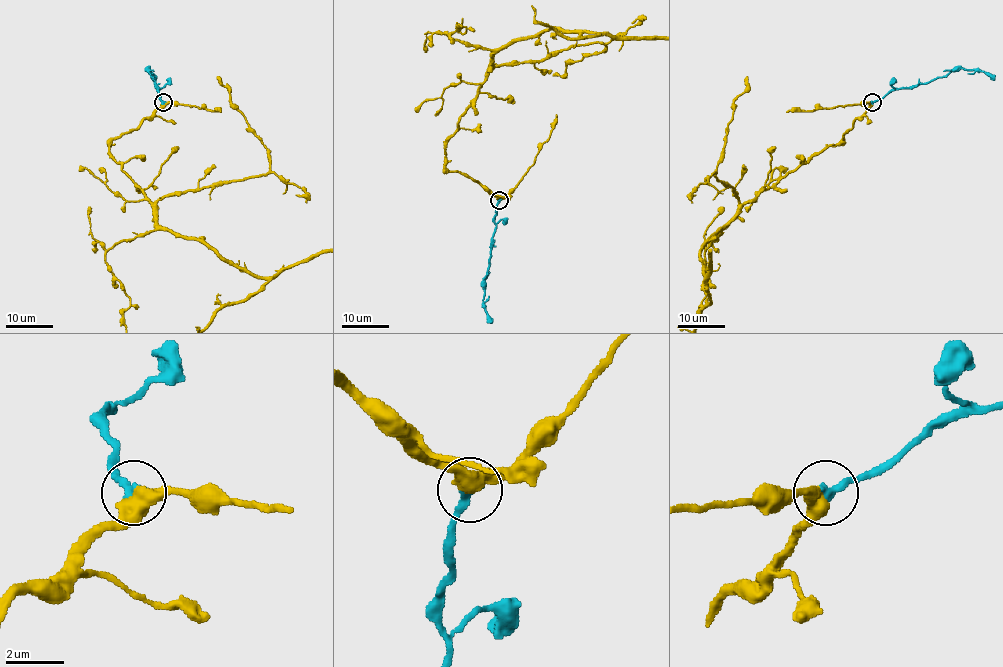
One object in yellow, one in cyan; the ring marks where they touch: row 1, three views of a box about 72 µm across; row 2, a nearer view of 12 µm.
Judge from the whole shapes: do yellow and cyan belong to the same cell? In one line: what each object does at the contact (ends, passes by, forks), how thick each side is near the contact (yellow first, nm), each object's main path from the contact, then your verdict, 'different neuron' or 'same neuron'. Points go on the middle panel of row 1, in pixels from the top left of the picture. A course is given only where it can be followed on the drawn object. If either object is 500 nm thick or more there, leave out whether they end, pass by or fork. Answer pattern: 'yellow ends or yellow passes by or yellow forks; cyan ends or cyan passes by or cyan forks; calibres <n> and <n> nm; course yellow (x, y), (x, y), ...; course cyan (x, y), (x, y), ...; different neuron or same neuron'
yellow passes by; cyan ends; calibres 480 and 320 nm; course yellow (499, 199), (446, 167), (491, 57), (603, 32), (530, 12), (536, 32), (474, 46); course cyan (499, 200), (483, 307), (492, 323); same neuron

